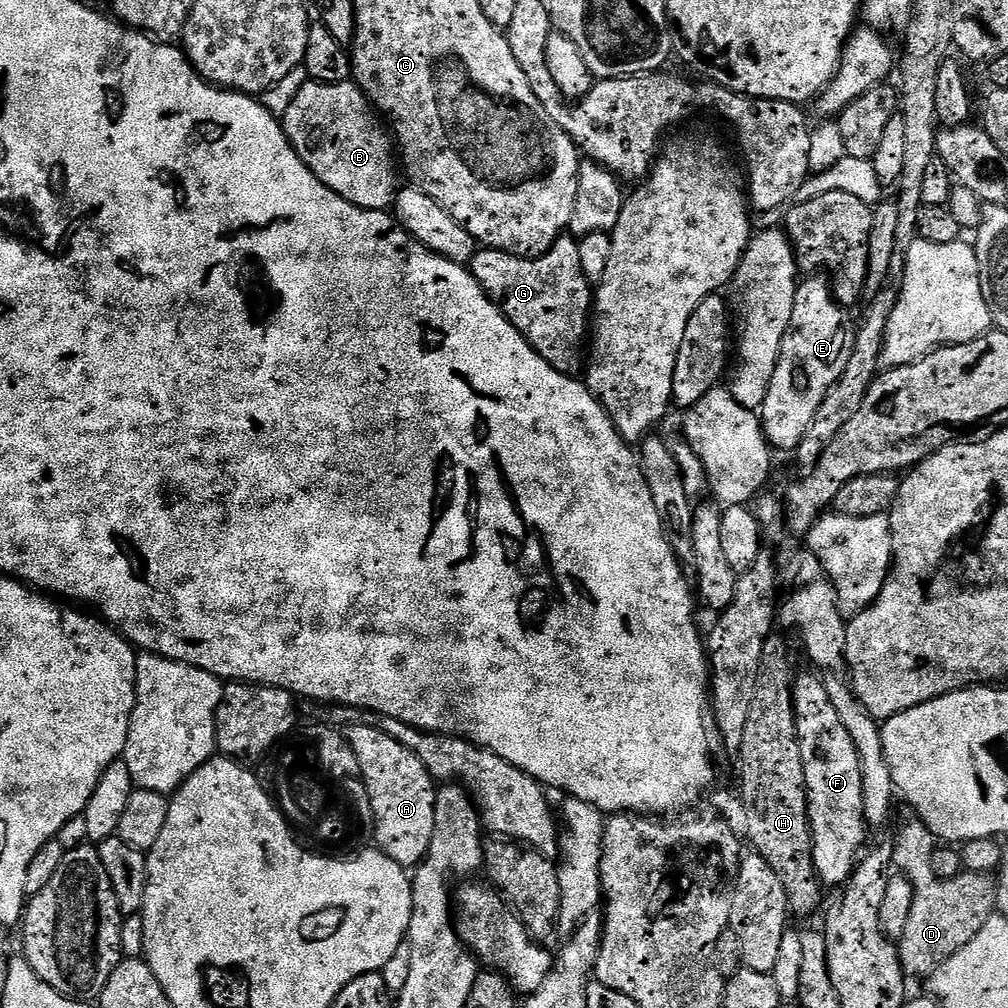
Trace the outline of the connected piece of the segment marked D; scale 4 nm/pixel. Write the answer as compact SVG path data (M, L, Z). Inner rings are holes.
M904 806L900 816L908 824L901 826L900 833L897 834L896 840L894 839L892 862L895 871L899 875L906 877L914 886L914 907L910 910L906 930L898 941L900 965L902 965L909 977L924 976L924 978L928 978L931 977L932 973L938 971L947 960L954 958L954 954L958 954L958 950L962 950L962 946L966 946L966 942L974 942L974 938L978 938L982 926L986 926L989 918L997 915L996 890L998 884L986 872L965 871L963 874L949 880L943 880L935 876L932 873L932 854L934 851L932 832L923 822L917 822L918 817L911 807Z

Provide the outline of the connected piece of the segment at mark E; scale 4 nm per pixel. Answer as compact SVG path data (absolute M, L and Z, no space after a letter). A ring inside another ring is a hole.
M812 274L799 281L792 329L784 338L780 361L764 399L763 431L776 450L795 450L800 445L828 392L839 384L856 348L857 321L848 317L849 309L836 299L831 283L823 279L823 275Z

